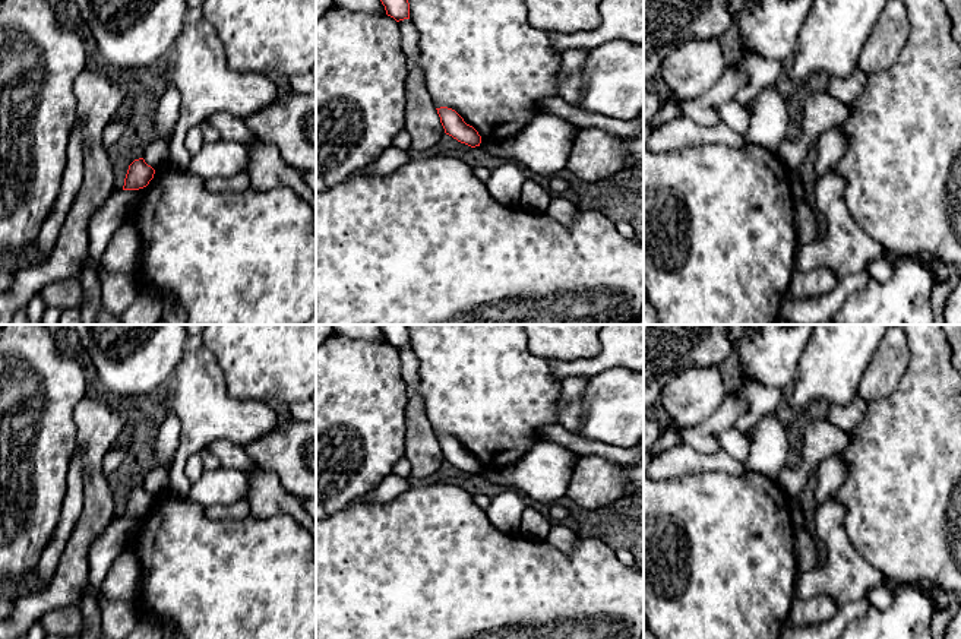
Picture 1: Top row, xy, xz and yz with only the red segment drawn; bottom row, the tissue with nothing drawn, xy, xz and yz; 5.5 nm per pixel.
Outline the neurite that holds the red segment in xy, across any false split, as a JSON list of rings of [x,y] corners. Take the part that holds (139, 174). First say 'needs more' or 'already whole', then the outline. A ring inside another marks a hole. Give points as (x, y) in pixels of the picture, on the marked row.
already whole; [[[143,158],[135,159],[127,170],[123,190],[139,190],[149,184],[155,170]]]

